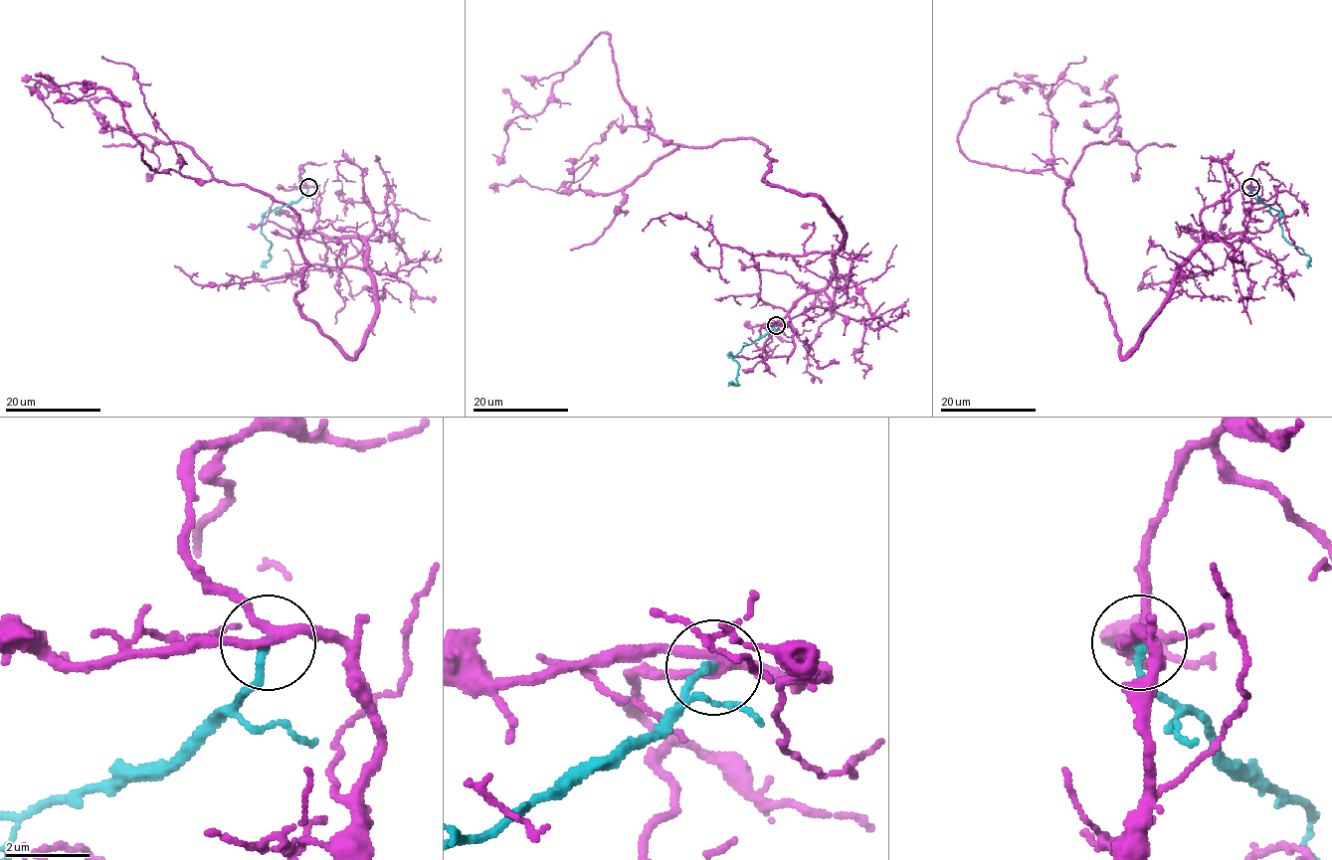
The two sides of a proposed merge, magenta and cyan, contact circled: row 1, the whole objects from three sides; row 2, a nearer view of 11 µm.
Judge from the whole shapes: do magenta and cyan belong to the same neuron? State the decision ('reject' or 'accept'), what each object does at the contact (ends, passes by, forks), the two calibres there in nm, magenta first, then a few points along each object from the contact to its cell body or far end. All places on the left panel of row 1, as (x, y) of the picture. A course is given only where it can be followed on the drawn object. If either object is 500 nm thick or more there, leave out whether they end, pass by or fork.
reject | magenta forks | cyan ends | 220/200 nm | magenta via (308, 187), (314, 228), (366, 247), (353, 356), (295, 298), (287, 206), (151, 170), (95, 84), (24, 85) | cyan via (308, 187), (297, 200), (265, 214), (261, 234), (271, 246), (270, 257), (260, 266)

